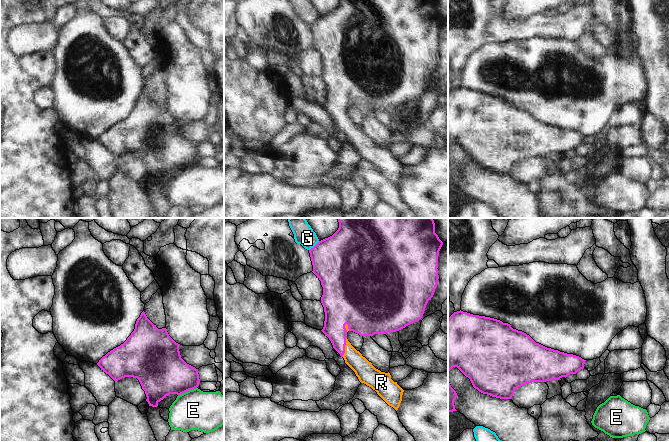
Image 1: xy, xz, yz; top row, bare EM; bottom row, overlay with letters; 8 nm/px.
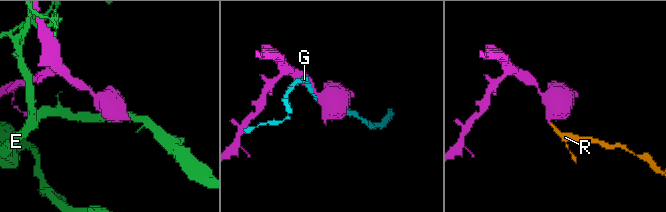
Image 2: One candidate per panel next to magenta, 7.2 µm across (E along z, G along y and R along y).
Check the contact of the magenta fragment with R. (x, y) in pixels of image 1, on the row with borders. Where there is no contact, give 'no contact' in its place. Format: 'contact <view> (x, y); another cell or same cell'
contact xz (344, 347); same cell

